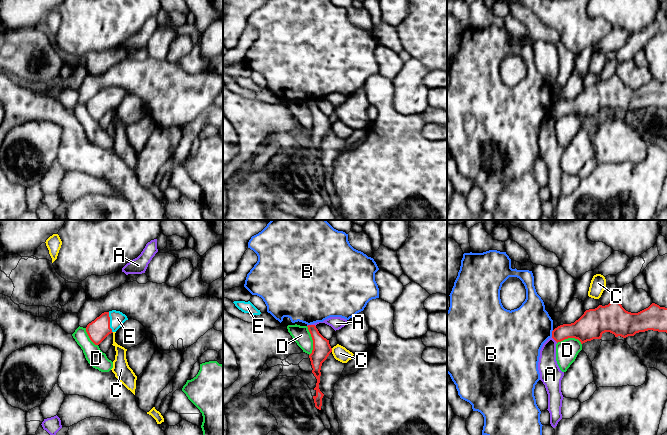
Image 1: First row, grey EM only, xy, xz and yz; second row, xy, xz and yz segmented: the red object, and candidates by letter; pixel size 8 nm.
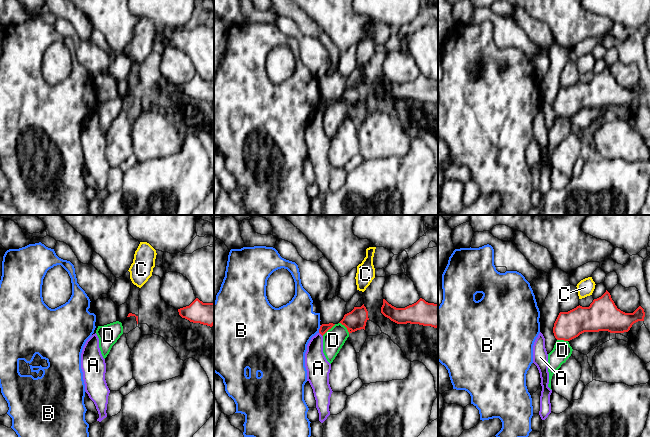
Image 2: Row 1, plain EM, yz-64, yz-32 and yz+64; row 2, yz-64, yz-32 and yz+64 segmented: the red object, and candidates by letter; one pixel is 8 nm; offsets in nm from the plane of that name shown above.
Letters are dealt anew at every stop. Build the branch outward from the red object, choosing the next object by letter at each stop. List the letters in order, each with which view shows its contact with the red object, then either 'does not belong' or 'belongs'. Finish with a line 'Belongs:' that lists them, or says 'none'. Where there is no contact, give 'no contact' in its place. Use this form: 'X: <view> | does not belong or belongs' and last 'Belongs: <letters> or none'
A: yz | does not belong
B: yz | does not belong
C: xz | does not belong
D: xz | does not belong
E: xy | belongs
Belongs: E

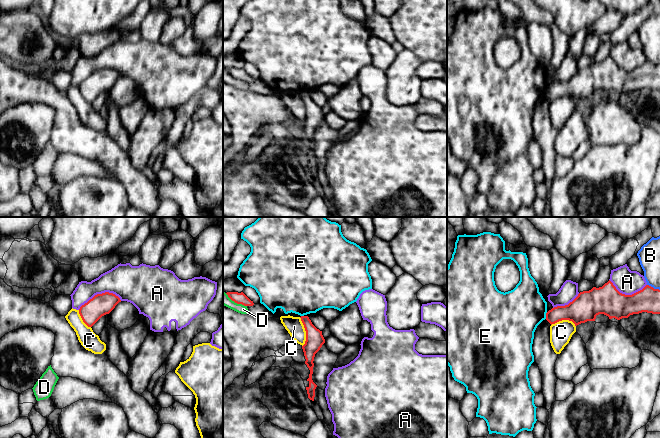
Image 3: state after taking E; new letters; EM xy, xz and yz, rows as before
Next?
A: xy | does not belong
B: yz | does not belong
C: xz | does not belong
D: xz | does not belong
E: yz | does not belong
Belongs: none

